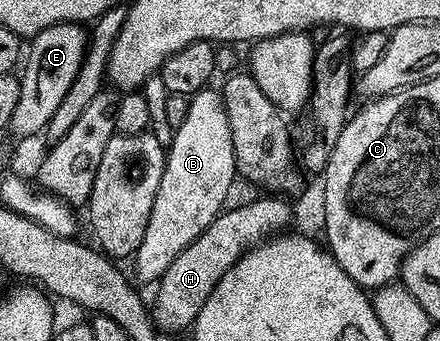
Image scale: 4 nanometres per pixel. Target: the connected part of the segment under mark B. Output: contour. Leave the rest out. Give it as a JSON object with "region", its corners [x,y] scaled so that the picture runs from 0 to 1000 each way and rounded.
{"region":[[[468,261],[443,273],[427,293],[416,355],[395,381],[393,408],[380,428],[370,531],[361,531],[361,566],[352,566],[352,601],[343,601],[334,683],[325,683],[325,707],[307,751],[311,806],[325,827],[355,833],[398,754],[416,742],[425,718],[434,718],[489,648],[493,630],[514,616],[516,554],[534,522],[541,522],[534,425],[525,425],[525,355],[516,355],[516,320],[507,308],[502,270]]]}

